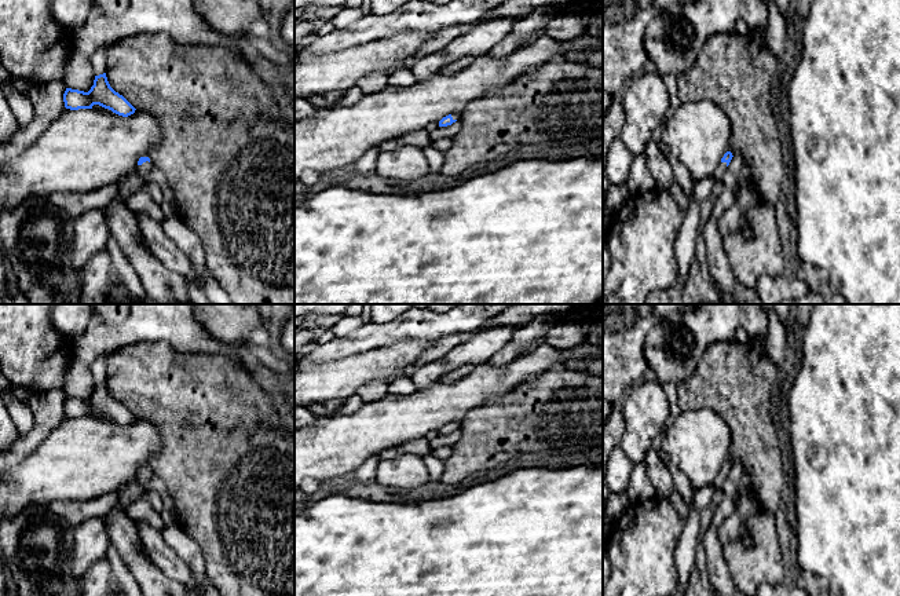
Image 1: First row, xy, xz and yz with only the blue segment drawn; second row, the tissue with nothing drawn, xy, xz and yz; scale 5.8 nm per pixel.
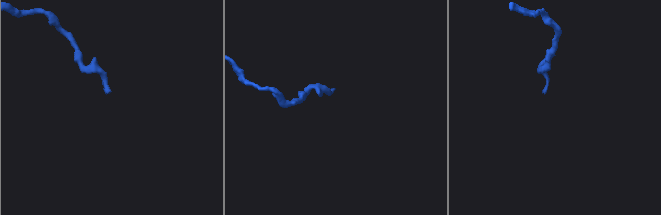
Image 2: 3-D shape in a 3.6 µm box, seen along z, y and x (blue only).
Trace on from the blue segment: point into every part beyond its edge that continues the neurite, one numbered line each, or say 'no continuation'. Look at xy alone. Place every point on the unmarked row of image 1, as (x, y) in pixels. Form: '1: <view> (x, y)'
1: xy (145, 476)

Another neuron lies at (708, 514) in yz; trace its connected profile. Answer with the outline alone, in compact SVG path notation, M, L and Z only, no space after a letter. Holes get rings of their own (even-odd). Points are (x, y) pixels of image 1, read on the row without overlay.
M711 502L707 508L700 511L700 535L705 535L705 533L710 529L716 507L717 502Z

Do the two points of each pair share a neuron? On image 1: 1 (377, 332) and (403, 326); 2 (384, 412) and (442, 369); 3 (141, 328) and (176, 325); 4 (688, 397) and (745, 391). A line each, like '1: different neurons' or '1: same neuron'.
1: same neuron
2: different neurons
3: same neuron
4: same neuron

